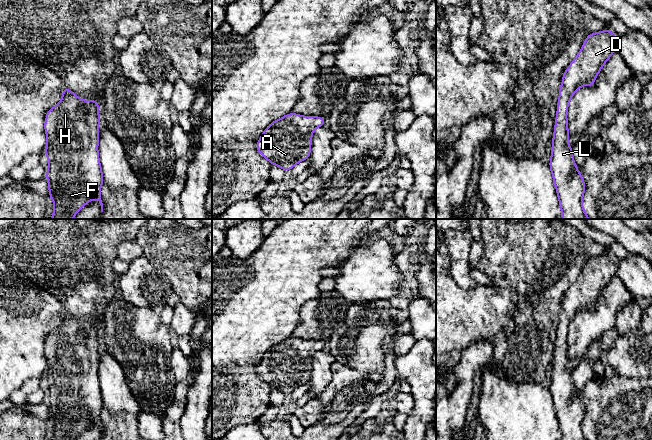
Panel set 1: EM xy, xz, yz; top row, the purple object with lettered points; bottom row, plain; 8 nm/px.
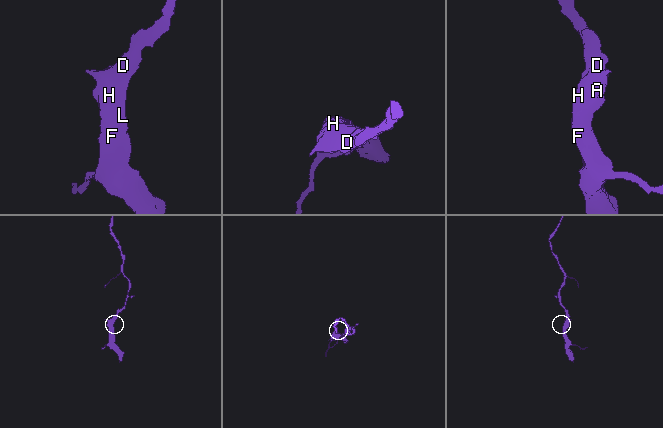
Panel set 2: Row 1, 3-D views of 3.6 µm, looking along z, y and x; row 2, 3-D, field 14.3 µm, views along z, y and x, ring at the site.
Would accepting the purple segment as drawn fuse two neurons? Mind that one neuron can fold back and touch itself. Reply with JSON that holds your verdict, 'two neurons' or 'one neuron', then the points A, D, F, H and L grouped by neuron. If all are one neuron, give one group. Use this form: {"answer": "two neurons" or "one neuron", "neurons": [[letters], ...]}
{"answer": "one neuron", "neurons": [["A", "D", "F", "H", "L"]]}

